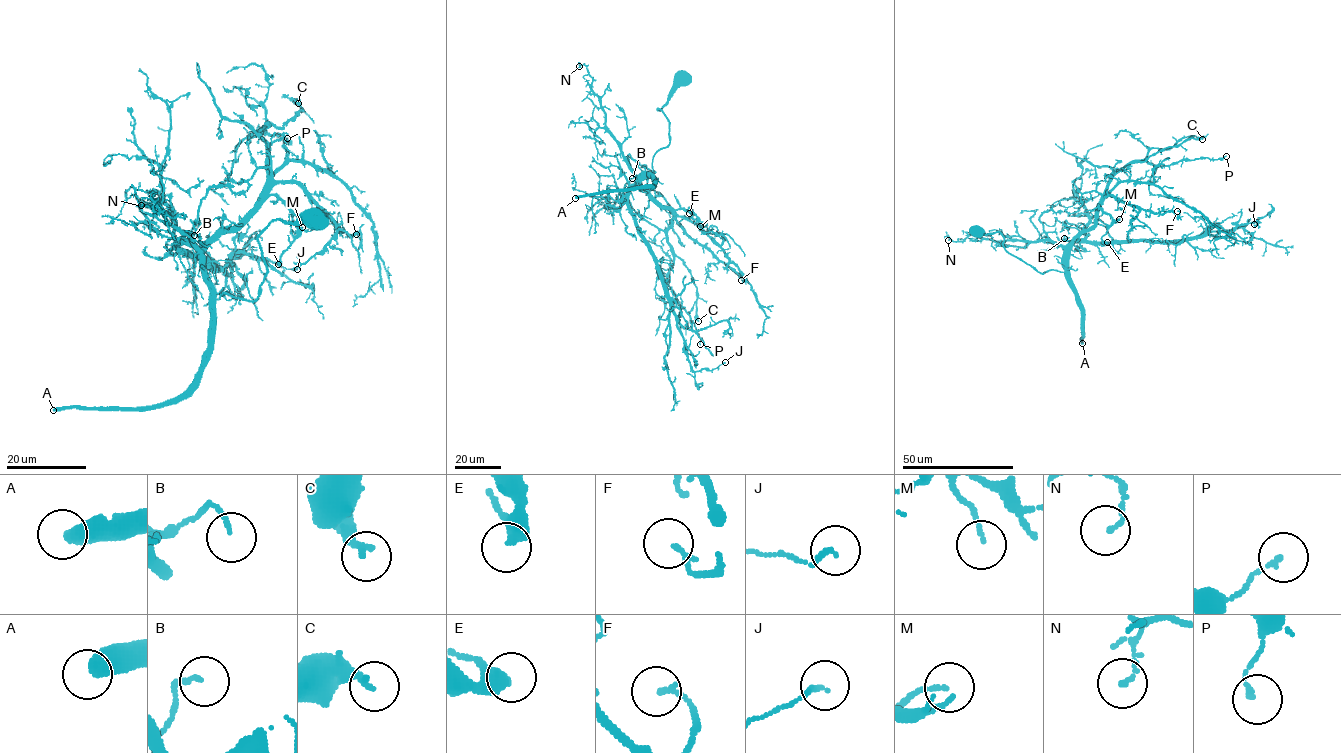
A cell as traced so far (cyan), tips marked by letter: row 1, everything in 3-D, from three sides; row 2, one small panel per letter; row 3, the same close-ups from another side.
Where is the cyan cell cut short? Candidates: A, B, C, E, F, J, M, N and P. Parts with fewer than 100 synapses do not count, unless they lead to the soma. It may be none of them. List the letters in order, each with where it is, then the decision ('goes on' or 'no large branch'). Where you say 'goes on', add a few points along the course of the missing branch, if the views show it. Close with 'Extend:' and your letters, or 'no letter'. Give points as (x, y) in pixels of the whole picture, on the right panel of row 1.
A: at (1082, 343); goes on; missing branch runs (1082, 343), (1186, 288), (1213, 287), (1205, 282), (1249, 257), (1282, 251), (1320, 262), (1325, 258)
B: at (1064, 238); no large branch
C: at (1202, 139); no large branch
E: at (1107, 242); no large branch
F: at (1177, 211); no large branch
J: at (1254, 224); no large branch
M: at (1119, 219); no large branch
N: at (948, 240); no large branch
P: at (1226, 156); no large branch
Extend: A

